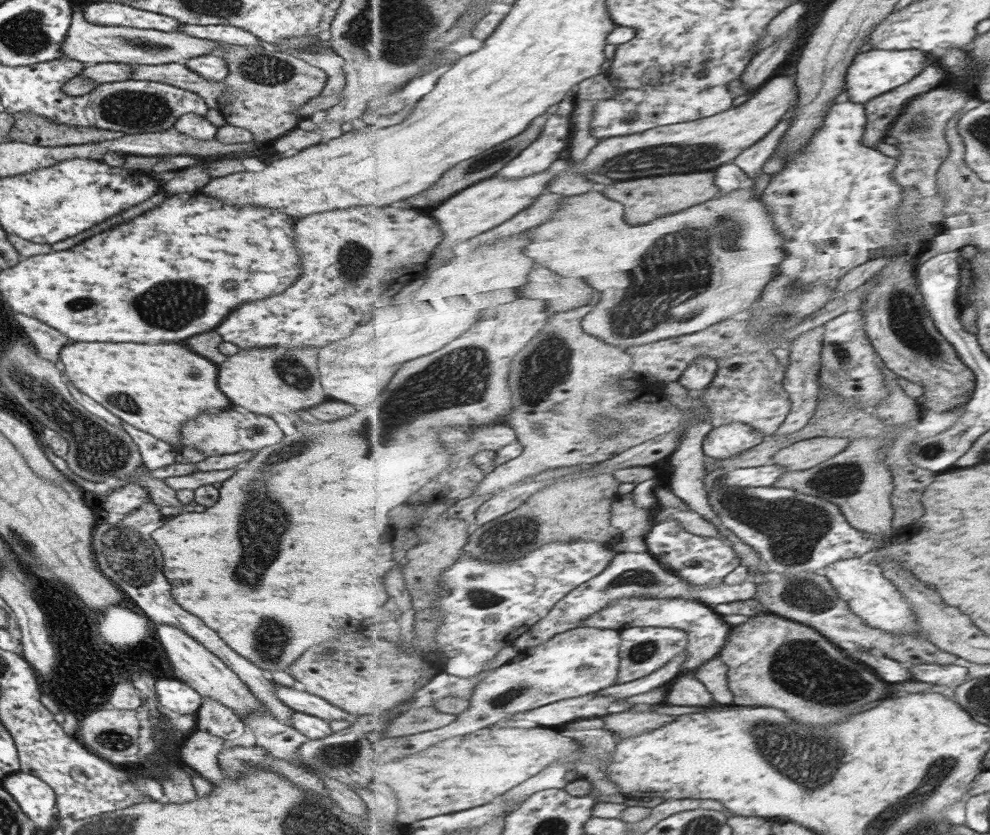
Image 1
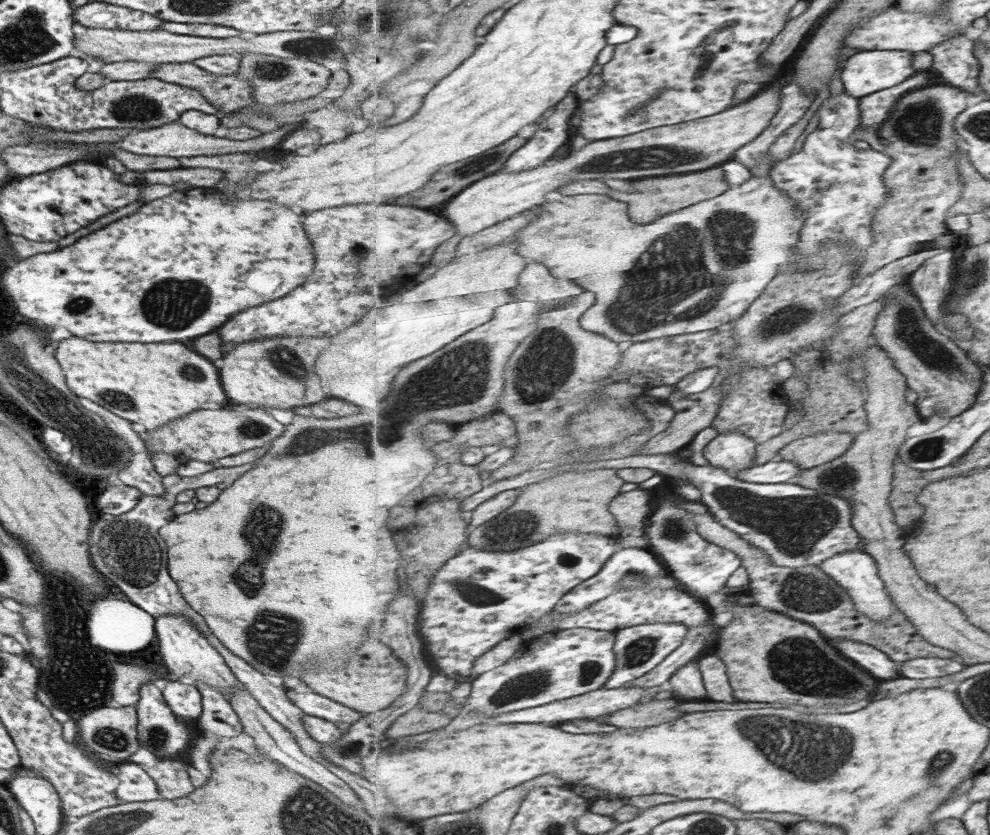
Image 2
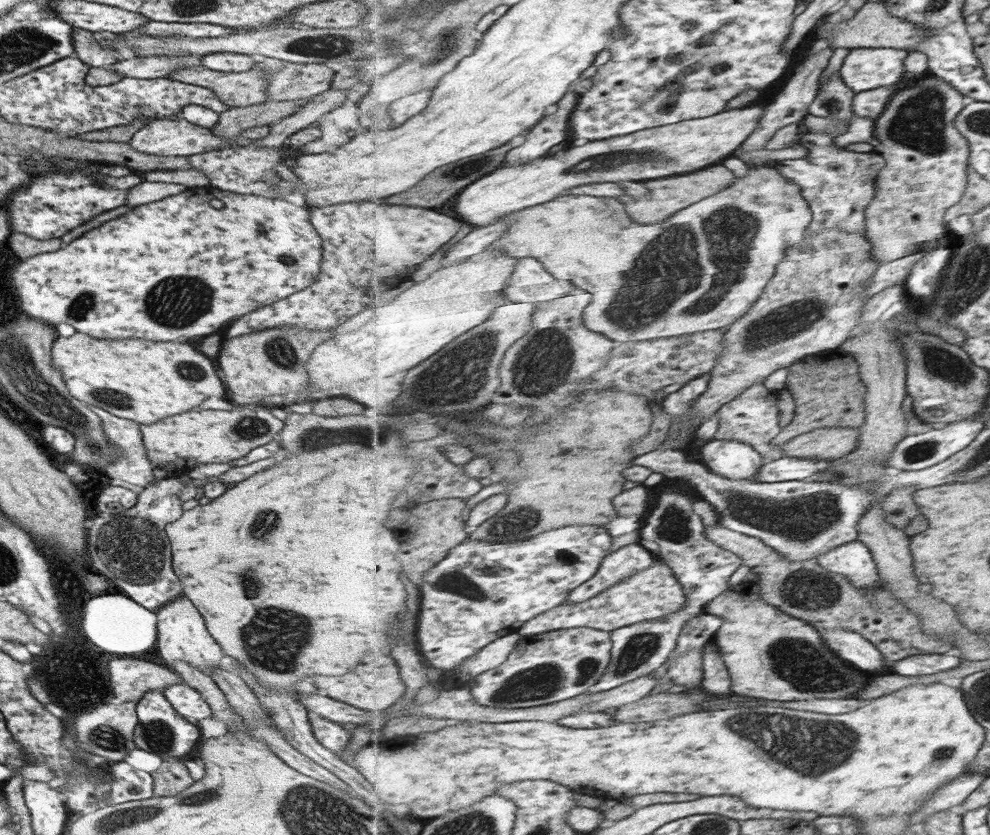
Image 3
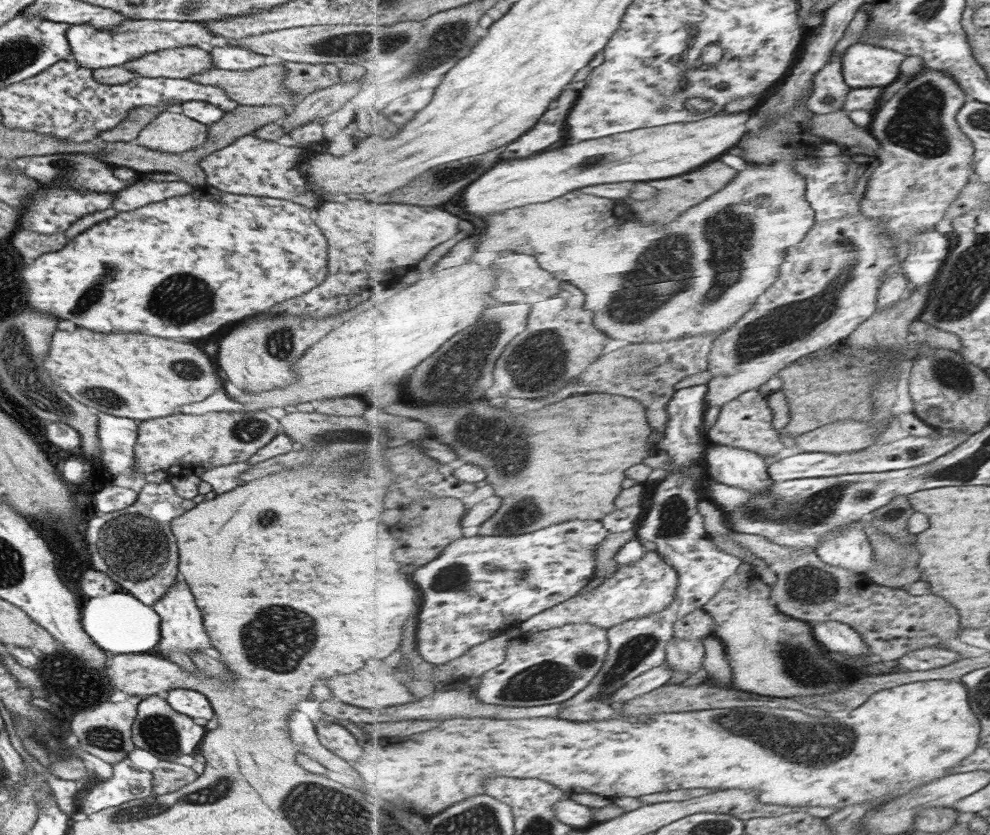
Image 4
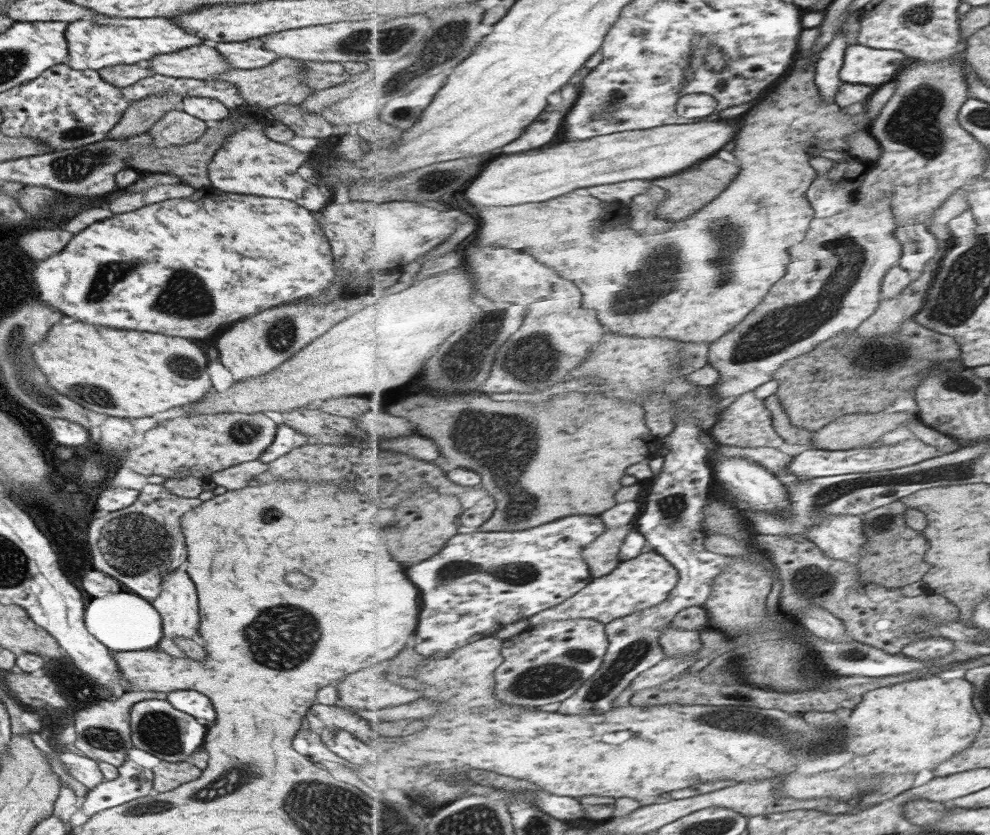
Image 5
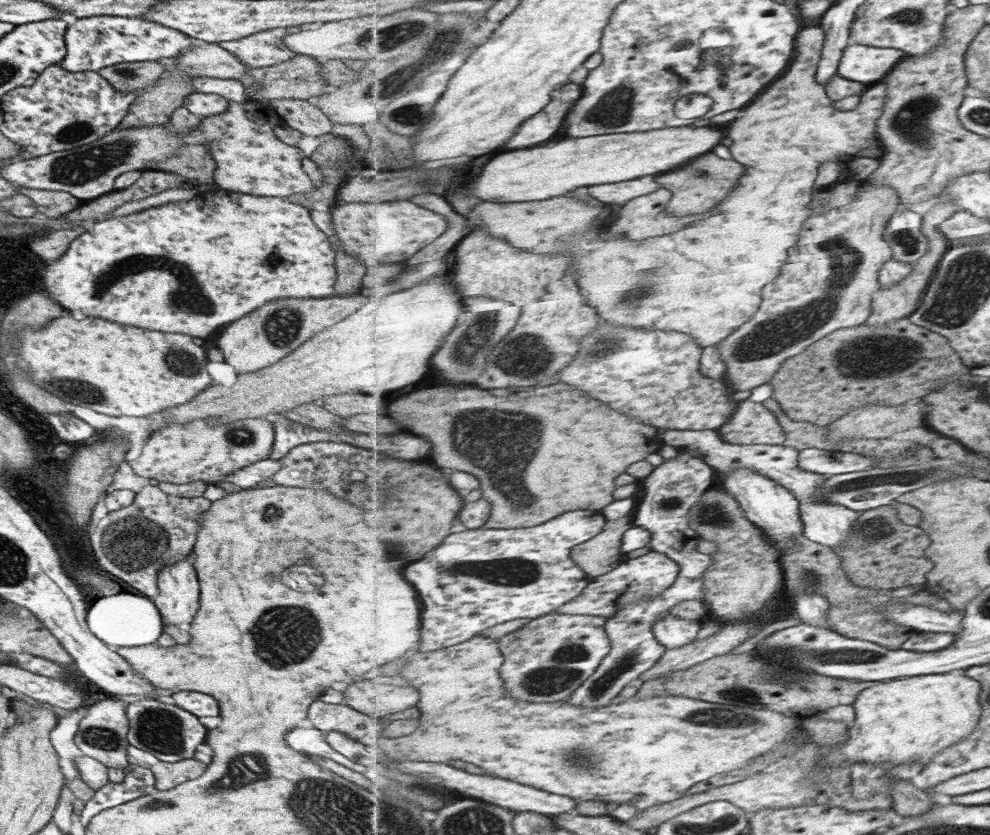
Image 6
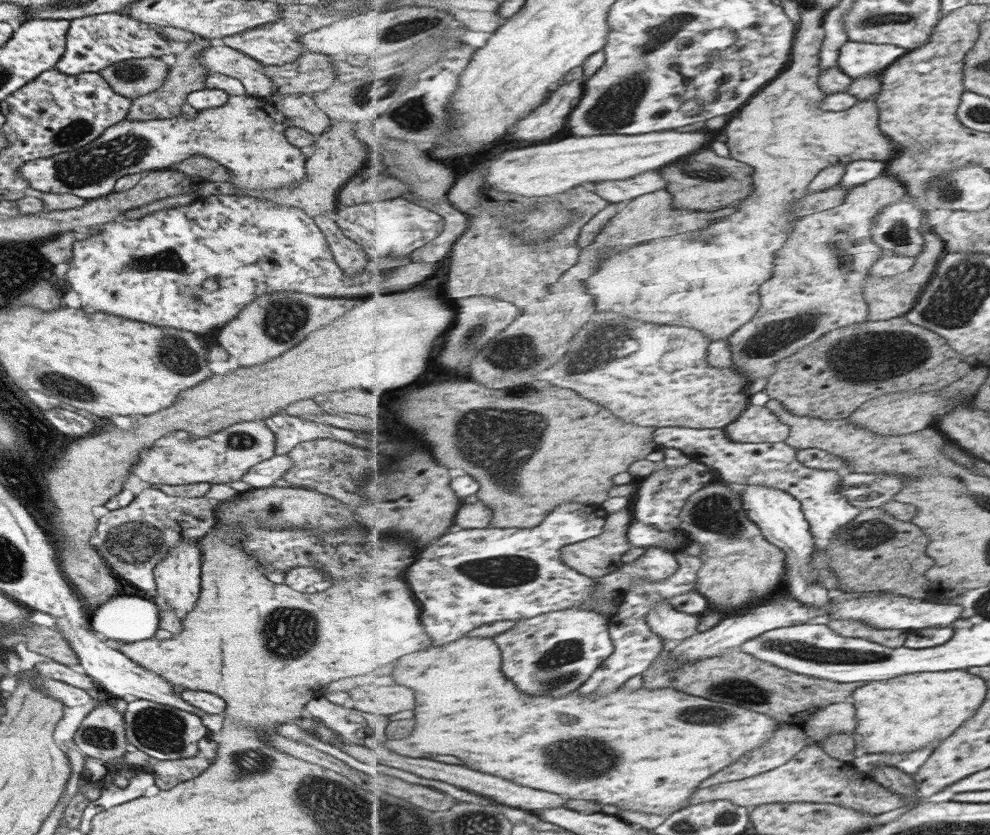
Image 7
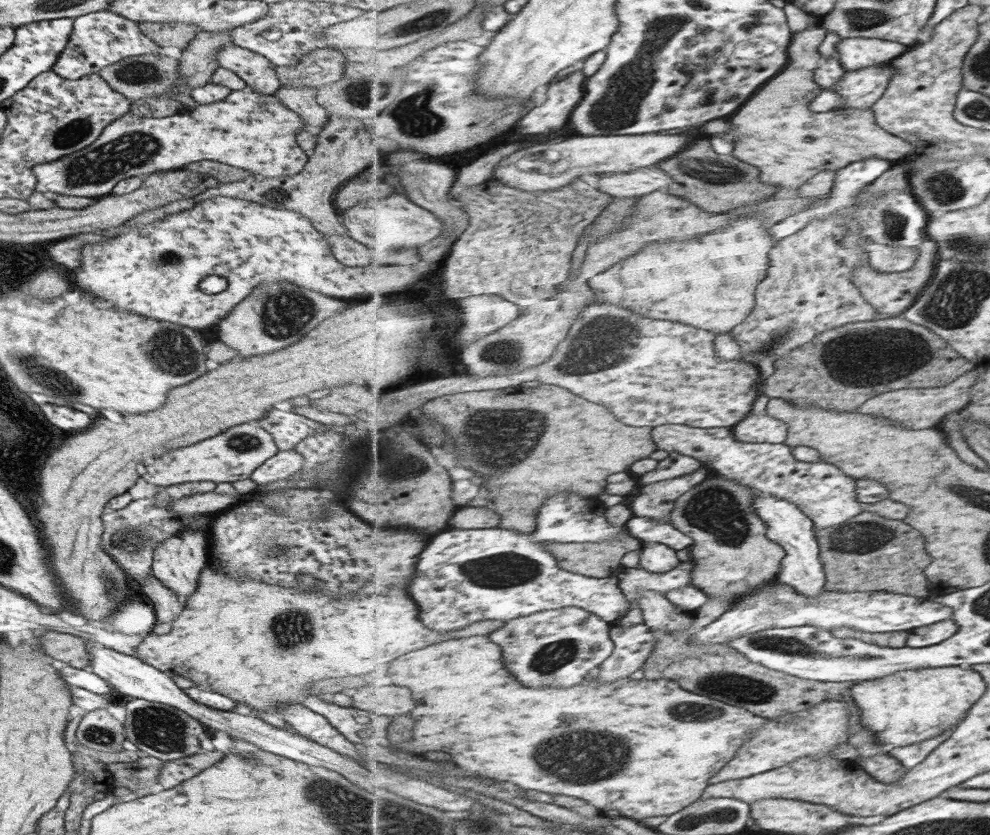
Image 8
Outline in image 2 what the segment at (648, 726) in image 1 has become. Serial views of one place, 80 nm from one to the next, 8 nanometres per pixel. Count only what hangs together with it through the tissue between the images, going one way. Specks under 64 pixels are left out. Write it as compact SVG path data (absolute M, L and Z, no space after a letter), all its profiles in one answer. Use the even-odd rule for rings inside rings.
M674 698L656 700L652 699L643 704L637 703L635 706L627 707L607 716L607 724L613 724L617 728L641 728L641 726L655 726L661 724L661 720L675 718L677 714L684 714L677 710L681 699Z

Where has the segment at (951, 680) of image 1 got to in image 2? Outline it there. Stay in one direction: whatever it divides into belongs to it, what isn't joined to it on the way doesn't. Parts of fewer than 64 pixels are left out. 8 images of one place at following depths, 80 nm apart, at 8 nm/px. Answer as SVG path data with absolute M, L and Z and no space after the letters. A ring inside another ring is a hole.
M916 658L901 664L902 676L907 678L941 678L949 674L957 674L965 668L965 664L957 659L924 659Z

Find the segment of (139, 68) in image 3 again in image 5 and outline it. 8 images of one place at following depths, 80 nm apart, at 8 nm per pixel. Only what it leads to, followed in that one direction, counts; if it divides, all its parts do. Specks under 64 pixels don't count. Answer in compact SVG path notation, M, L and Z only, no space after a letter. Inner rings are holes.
M201 43L142 62L154 74L171 78L213 79L231 70L212 43Z

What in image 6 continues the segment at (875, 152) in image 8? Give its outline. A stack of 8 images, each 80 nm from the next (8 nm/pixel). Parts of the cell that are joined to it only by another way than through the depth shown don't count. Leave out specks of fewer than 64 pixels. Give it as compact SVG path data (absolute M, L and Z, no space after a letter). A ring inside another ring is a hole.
M818 24L813 25L813 28L805 28L799 31L798 36L798 48L795 51L794 59L791 63L791 68L784 74L783 77L777 79L773 84L767 88L767 90L759 95L759 100L755 100L755 104L751 104L745 114L741 118L737 118L729 130L727 130L727 136L733 140L733 144L729 146L729 152L736 162L741 162L747 170L745 174L739 178L736 189L729 195L727 200L721 203L721 206L715 210L715 216L711 216L709 220L699 220L695 222L693 226L688 226L685 230L679 230L671 234L665 234L663 236L655 236L645 240L625 240L624 238L612 238L611 240L599 240L595 244L589 244L591 236L585 238L587 234L587 228L589 224L595 220L595 216L599 216L603 212L604 206L595 206L589 204L586 200L579 200L575 196L561 196L561 198L555 198L555 200L541 200L541 202L527 202L527 204L489 204L489 202L481 202L479 206L475 208L475 212L479 210L479 219L483 218L487 228L489 228L489 234L491 236L497 236L497 238L505 239L511 242L513 246L517 248L527 248L531 252L539 252L539 254L549 254L549 252L563 252L563 250L569 250L571 256L575 256L575 264L569 268L571 270L579 270L583 276L579 278L580 292L583 292L583 296L587 296L587 304L591 304L592 308L597 308L599 314L603 312L603 319L611 320L610 323L618 324L621 327L635 327L640 329L647 329L648 331L679 331L687 333L691 338L695 338L698 344L701 344L704 348L721 344L731 334L736 332L738 328L741 328L744 324L747 324L751 319L754 318L755 313L762 307L763 300L763 288L773 282L777 276L782 276L783 267L789 262L789 254L787 250L791 246L797 244L801 232L805 229L806 220L810 218L814 213L811 212L811 202L813 201L813 193L815 192L815 184L818 177L818 168L823 162L849 162L857 156L858 152L861 152L864 148L874 148L884 154L884 148L881 146L880 138L877 132L877 121L882 115L887 85L879 83L871 86L871 88L865 90L862 95L861 104L846 113L839 111L834 107L834 100L829 98L826 88L821 86L817 82L817 73L820 60L822 59L822 50L824 49L824 42L826 39L826 32Z

